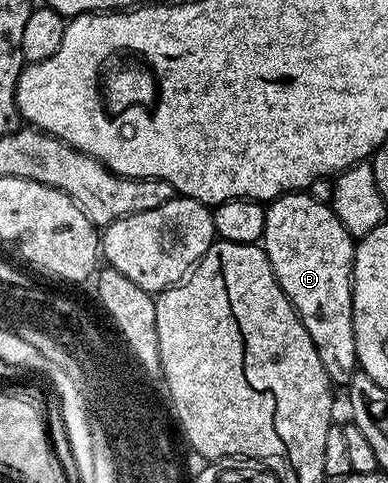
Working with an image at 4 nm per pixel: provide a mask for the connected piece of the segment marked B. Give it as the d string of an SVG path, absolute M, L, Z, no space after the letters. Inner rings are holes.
M302 190L268 201L263 247L283 294L287 294L307 334L311 334L311 342L315 342L329 383L348 386L359 371L353 325L354 237L329 204Z

